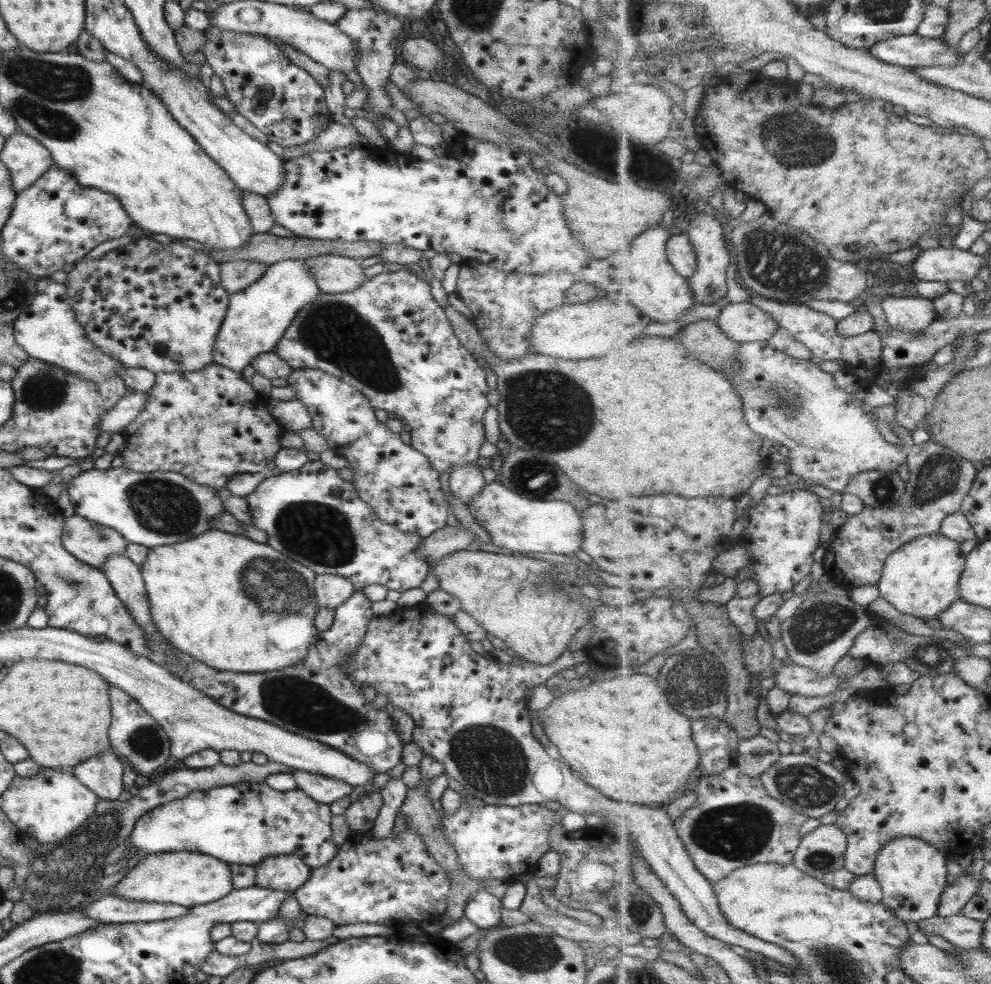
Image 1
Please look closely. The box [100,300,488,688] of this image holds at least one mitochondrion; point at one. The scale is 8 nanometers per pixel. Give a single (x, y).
(317, 532)

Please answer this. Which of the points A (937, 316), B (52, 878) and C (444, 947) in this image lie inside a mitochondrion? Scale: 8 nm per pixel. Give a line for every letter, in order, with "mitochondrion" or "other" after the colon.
A: other
B: mitochondrion
C: other

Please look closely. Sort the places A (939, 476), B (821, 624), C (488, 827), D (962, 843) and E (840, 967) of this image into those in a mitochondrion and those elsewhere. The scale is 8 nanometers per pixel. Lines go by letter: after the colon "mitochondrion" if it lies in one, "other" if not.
A: mitochondrion
B: mitochondrion
C: other
D: other
E: mitochondrion

